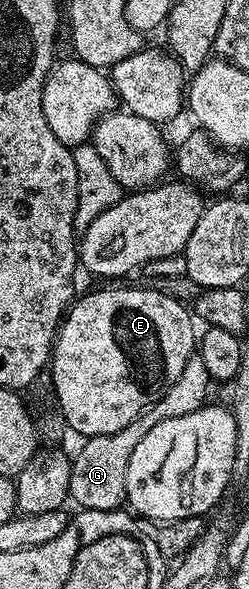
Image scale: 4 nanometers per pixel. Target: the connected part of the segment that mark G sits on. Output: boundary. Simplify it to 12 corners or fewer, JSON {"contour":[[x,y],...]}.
{"contour":[[199,354],[125,429],[92,435],[71,459],[69,499],[88,511],[127,502],[133,448],[153,425],[208,406]]}

